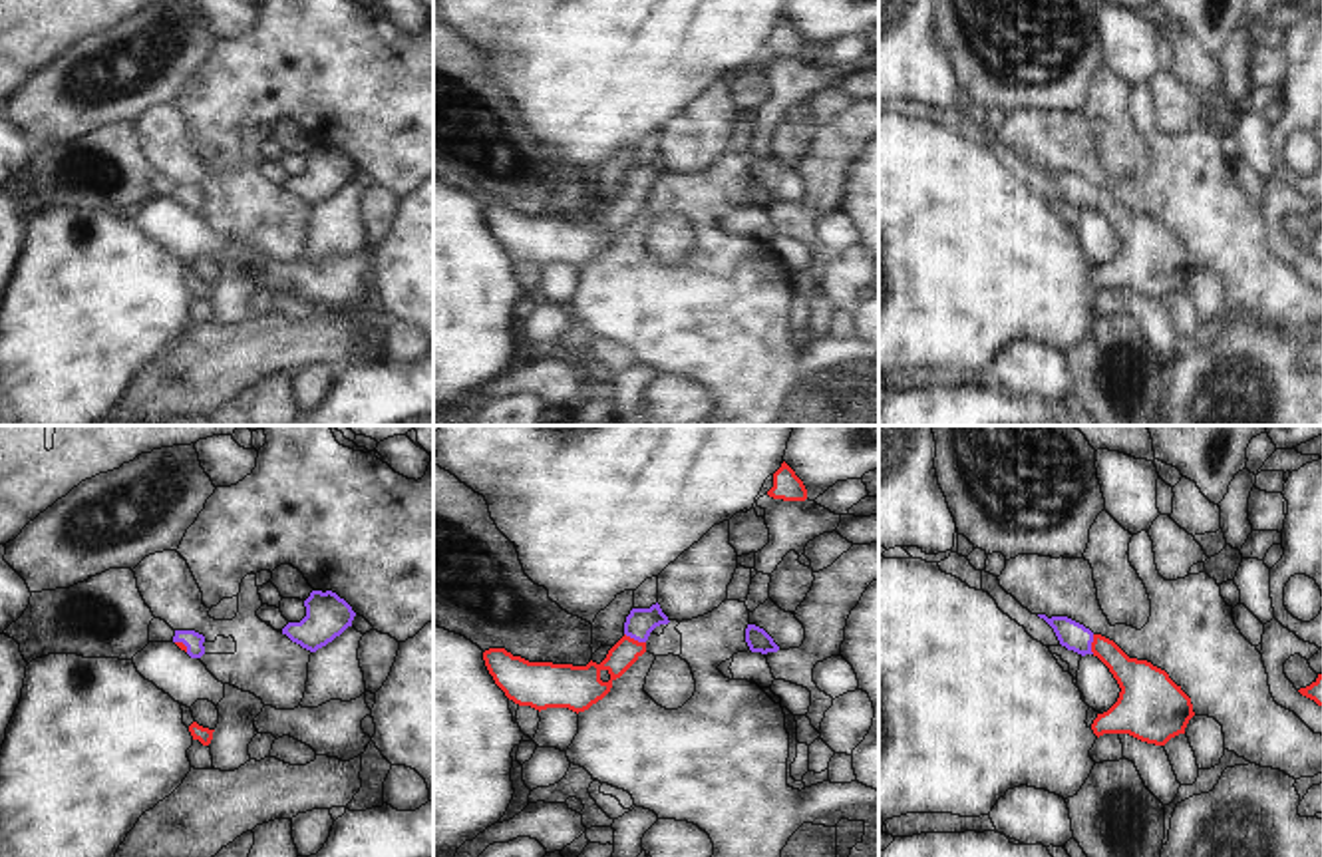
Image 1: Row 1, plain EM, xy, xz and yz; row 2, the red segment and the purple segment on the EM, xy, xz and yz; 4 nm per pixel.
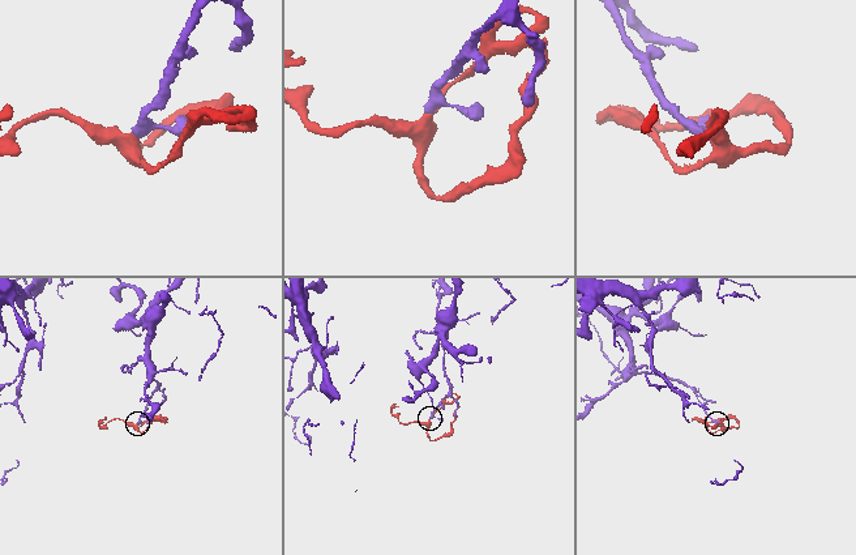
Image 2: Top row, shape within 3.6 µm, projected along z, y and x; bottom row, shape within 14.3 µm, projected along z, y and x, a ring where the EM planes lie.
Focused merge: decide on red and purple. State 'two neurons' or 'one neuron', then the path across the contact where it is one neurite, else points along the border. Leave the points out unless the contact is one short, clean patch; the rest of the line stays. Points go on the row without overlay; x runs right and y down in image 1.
one neuron; runs through xz (625, 207), (633, 193), (639, 179)

